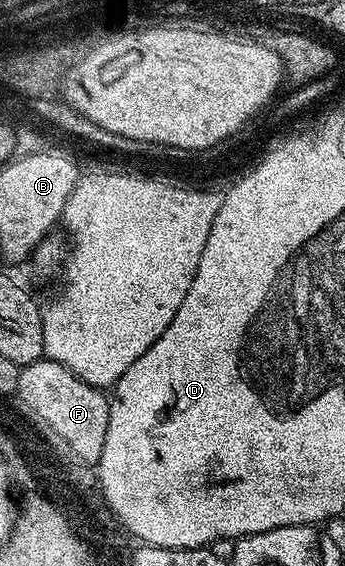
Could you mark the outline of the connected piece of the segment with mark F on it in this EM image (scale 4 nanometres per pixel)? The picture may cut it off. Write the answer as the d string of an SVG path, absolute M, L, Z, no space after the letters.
M44 357L20 370L19 390L31 408L74 443L79 455L95 459L100 447L105 447L105 431L109 429L109 399L100 388L81 381L69 373L65 365Z

